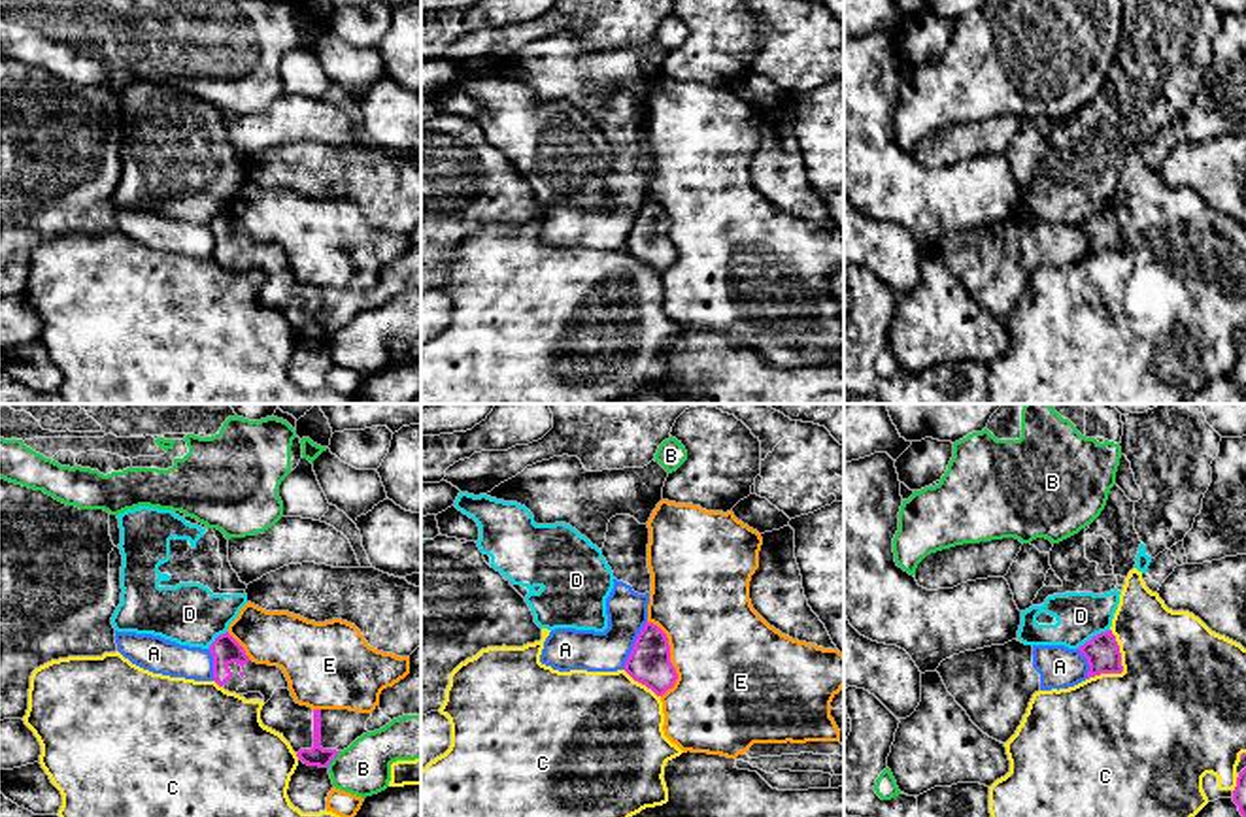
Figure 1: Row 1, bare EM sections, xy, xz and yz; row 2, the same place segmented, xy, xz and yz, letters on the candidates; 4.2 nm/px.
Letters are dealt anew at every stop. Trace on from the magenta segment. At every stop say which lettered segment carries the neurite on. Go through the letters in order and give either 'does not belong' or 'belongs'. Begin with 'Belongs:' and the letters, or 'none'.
Belongs: none
A: does not belong
B: does not belong
C: does not belong
D: does not belong
E: does not belong

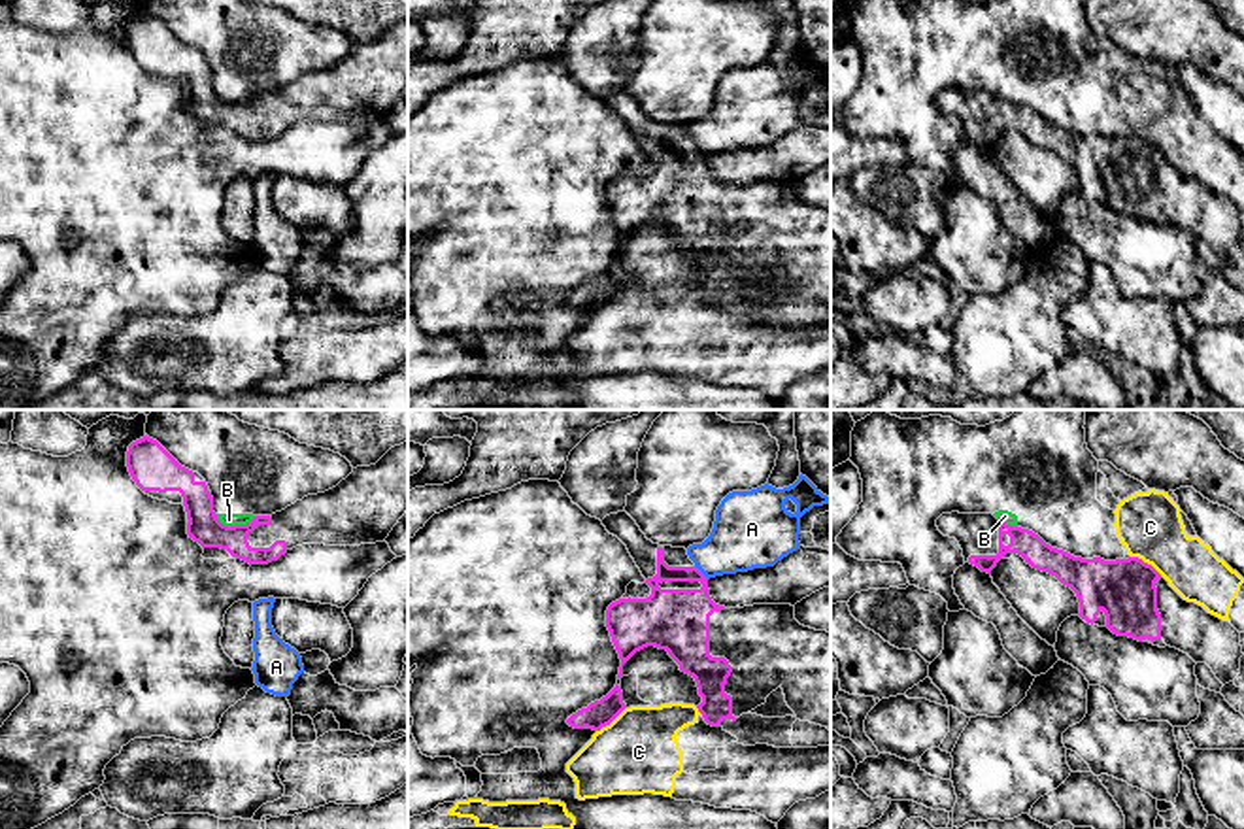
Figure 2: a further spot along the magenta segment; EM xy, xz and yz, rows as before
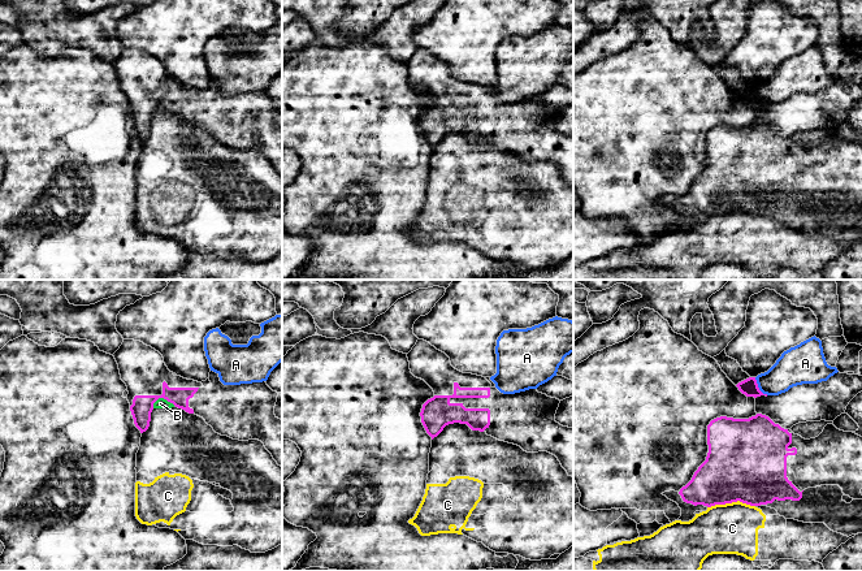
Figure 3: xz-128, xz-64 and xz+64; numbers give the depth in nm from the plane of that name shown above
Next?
Belongs: none
A: does not belong
B: does not belong
C: does not belong

